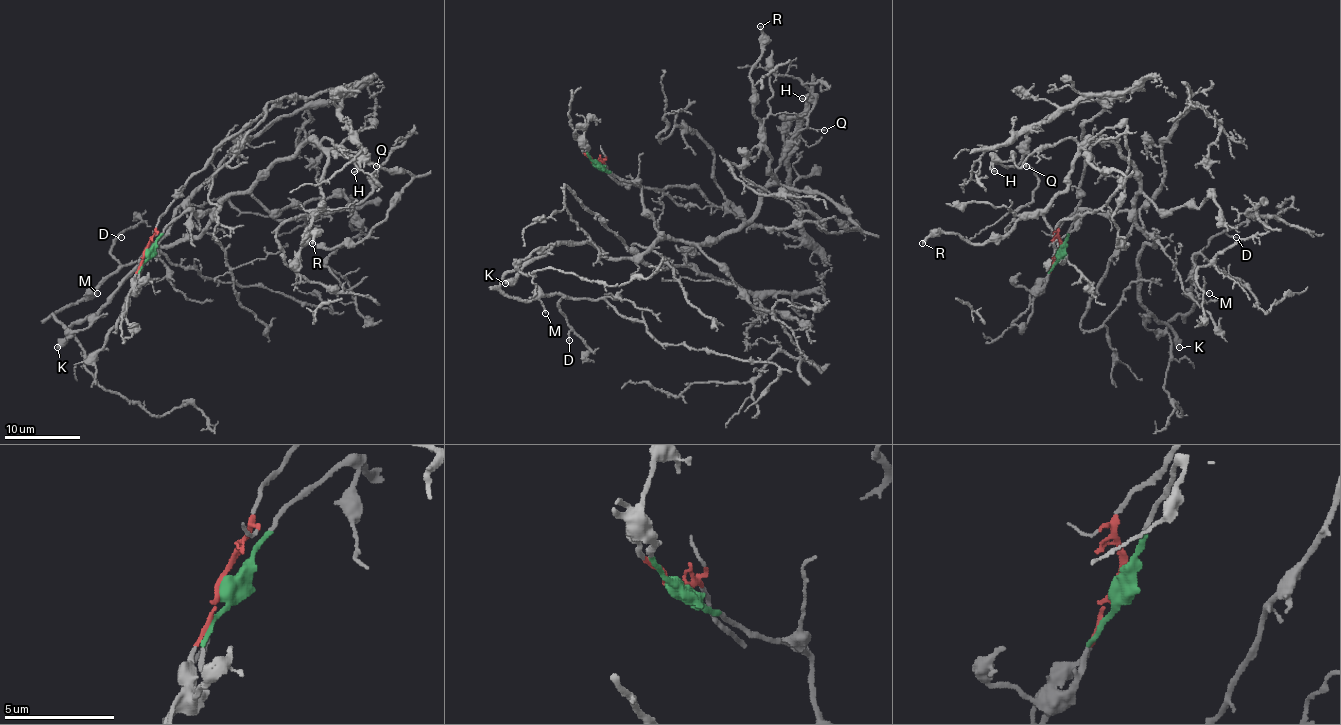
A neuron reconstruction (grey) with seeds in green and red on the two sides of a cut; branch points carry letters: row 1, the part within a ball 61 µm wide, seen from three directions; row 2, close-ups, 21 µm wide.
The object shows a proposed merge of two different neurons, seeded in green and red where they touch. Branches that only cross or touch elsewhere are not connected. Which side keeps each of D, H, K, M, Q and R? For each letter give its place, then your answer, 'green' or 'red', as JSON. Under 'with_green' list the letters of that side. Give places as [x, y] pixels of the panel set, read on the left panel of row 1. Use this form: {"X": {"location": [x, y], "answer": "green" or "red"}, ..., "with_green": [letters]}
{"D": {"location": [121, 237], "answer": "green"}, "H": {"location": [354, 171], "answer": "green"}, "K": {"location": [57, 347], "answer": "green"}, "M": {"location": [97, 293], "answer": "green"}, "Q": {"location": [376, 166], "answer": "green"}, "R": {"location": [312, 243], "answer": "green"}, "with_green": ["D", "H", "K", "M", "Q", "R"]}

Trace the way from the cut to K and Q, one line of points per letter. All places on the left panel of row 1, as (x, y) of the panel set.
K: (145, 251), (168, 225), (193, 210), (208, 211), (210, 223), (193, 238), (153, 244), (56, 348)
Q: (145, 251), (168, 225), (245, 192), (304, 141), (327, 138), (376, 166)

